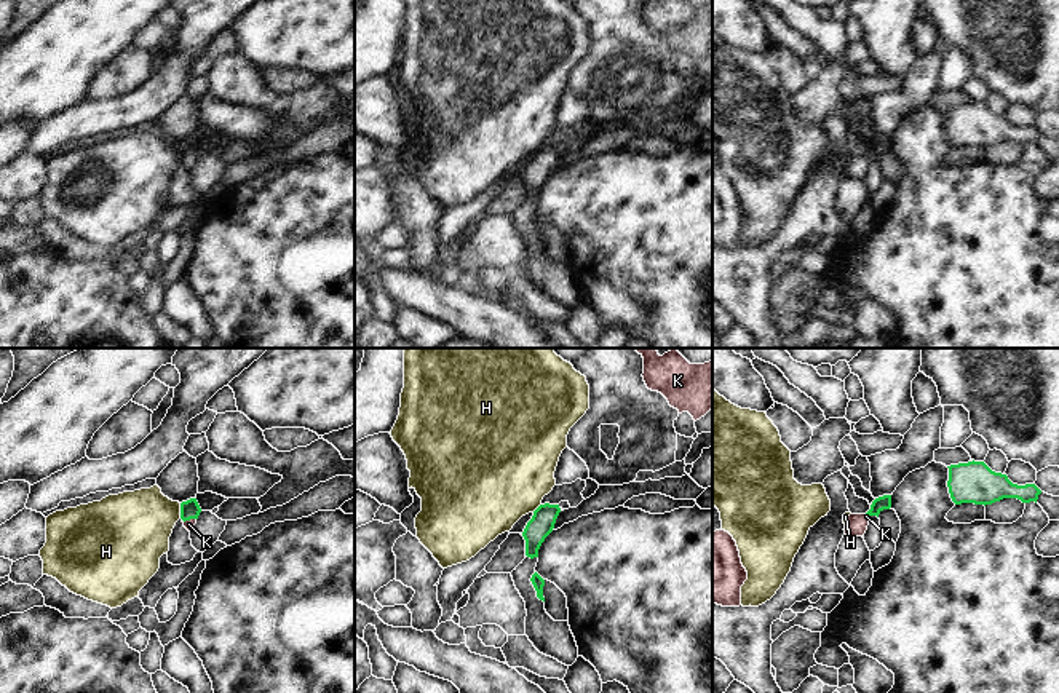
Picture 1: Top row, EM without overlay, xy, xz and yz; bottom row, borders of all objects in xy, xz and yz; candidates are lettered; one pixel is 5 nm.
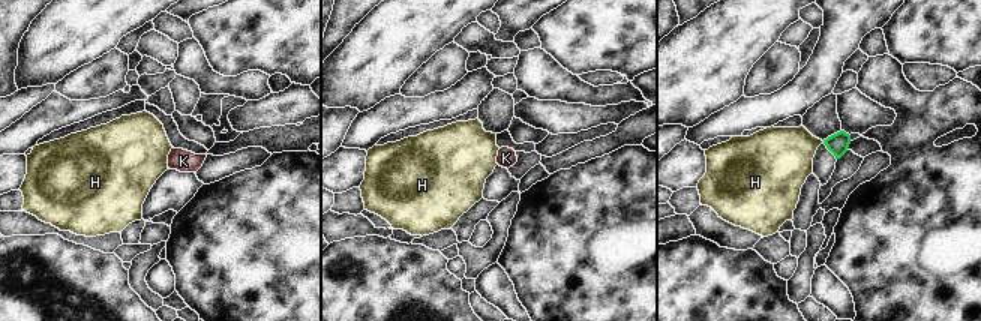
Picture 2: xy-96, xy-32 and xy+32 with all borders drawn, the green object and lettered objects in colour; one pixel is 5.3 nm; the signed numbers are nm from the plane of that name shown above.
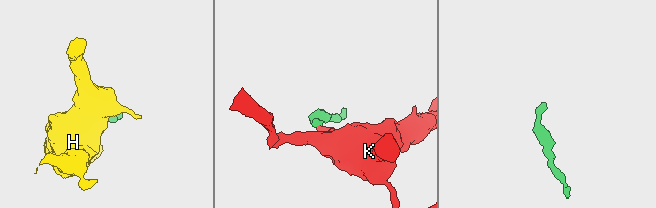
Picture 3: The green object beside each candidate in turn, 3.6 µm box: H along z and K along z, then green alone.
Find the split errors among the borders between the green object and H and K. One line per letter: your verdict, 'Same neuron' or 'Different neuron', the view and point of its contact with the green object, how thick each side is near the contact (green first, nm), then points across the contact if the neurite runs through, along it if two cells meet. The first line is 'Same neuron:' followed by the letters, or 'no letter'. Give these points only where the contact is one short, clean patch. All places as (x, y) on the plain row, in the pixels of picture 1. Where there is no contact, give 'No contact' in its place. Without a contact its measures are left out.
Same neuron: K
H: Different neuron. Touches green at xy (181, 154). Thickness 100 nm (green) against 360 nm. Boundary: xy (179, 146), (181, 160)
K: Same neuron. Touches green at yz (868, 155). Thickness 70 nm (green) against 110 nm. Path across: yz (880, 146), (868, 155), (856, 168)

